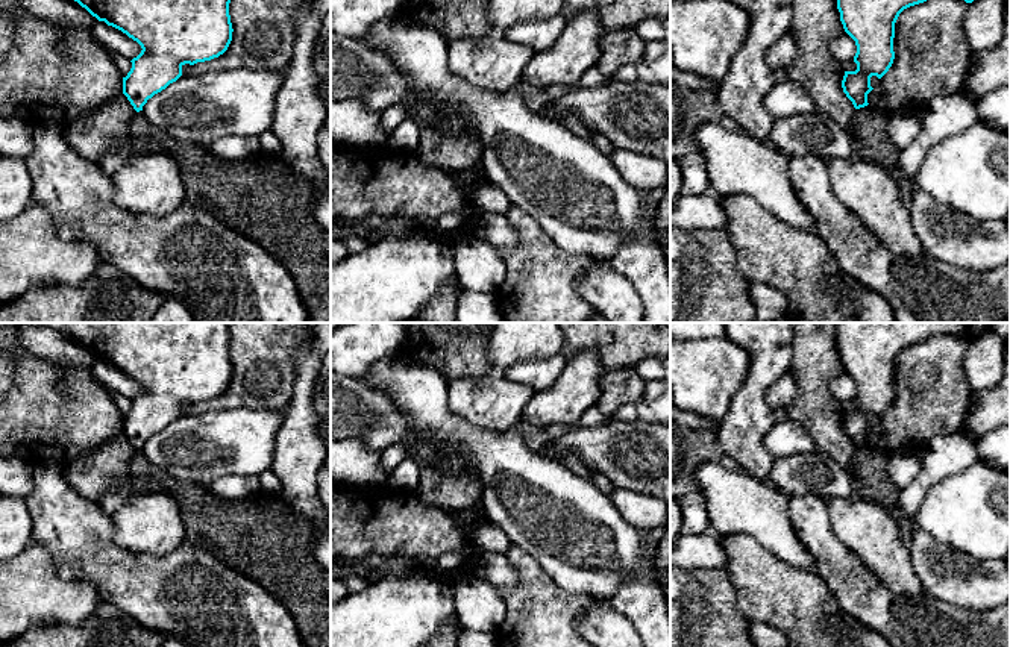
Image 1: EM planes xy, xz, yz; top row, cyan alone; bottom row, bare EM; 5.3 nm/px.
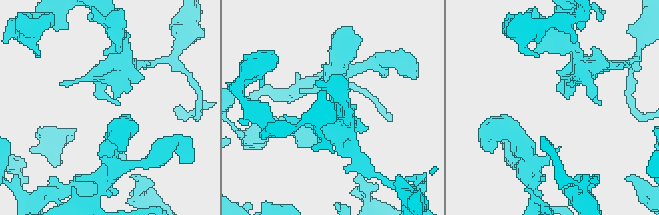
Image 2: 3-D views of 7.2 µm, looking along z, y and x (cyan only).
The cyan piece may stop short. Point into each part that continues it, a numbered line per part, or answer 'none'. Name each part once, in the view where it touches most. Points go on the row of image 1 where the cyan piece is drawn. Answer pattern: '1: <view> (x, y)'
none

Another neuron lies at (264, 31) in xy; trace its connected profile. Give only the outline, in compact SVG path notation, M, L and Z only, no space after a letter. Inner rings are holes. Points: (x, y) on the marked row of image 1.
M231 0L229 15L234 32L227 50L218 58L194 64L193 74L238 68L285 71L293 59L294 17L305 3L306 0Z

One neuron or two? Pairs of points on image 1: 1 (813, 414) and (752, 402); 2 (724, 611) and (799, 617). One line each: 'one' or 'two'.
1: two
2: two

